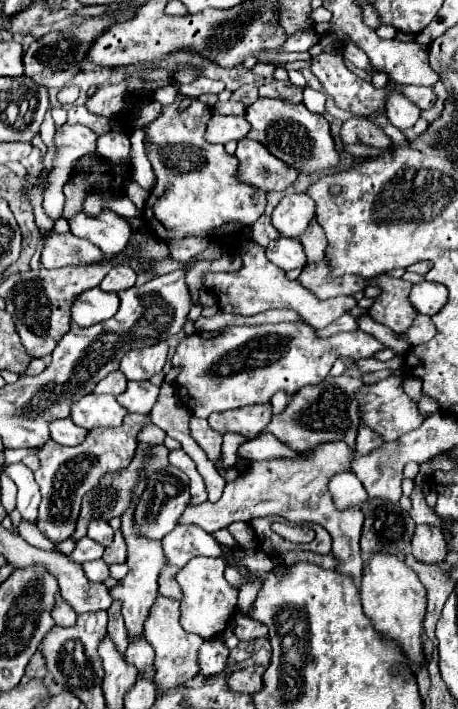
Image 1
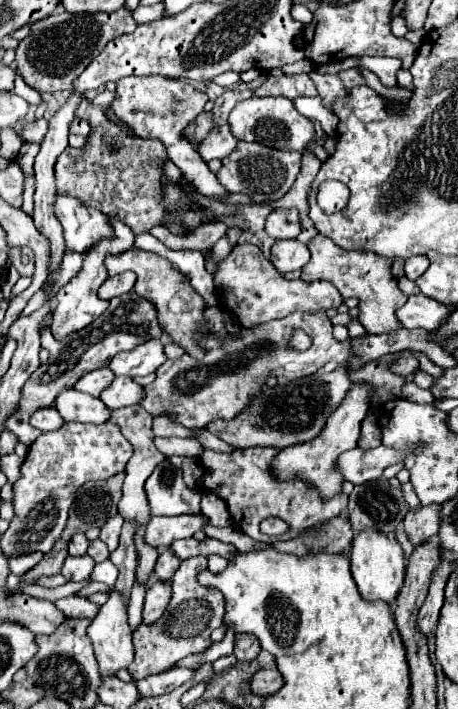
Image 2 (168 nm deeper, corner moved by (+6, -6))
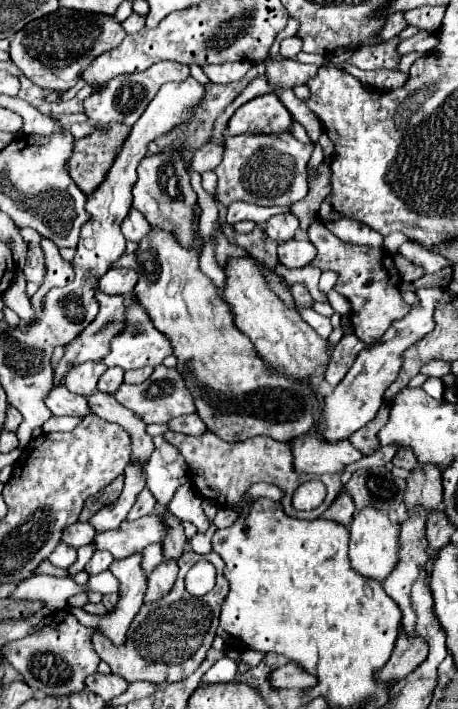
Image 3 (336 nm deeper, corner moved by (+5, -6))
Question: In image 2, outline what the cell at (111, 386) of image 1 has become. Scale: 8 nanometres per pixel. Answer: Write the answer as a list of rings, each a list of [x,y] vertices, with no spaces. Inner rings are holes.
[[[102,367],[102,369],[96,369],[92,373],[86,373],[86,377],[82,377],[74,385],[74,389],[88,393],[92,397],[100,397],[102,389],[106,389],[106,385],[110,385],[110,381],[114,381],[114,373],[108,367]]]

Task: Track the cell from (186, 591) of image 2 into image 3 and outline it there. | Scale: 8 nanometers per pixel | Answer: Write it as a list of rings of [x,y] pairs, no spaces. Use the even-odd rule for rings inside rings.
[[[185,551],[183,557],[179,557],[177,561],[179,575],[173,589],[165,597],[155,601],[153,605],[147,605],[147,603],[141,605],[139,613],[135,615],[135,621],[131,621],[131,629],[127,631],[127,641],[123,645],[119,647],[111,645],[111,641],[107,641],[107,637],[103,637],[99,629],[95,629],[93,647],[97,655],[109,663],[113,673],[121,675],[125,681],[149,681],[149,683],[161,685],[169,679],[167,673],[171,671],[171,667],[179,667],[183,675],[187,677],[203,663],[213,643],[215,629],[219,625],[219,609],[223,605],[223,597],[229,591],[229,585],[227,585],[227,579],[223,577],[223,559],[211,551],[207,553],[207,561],[211,561],[217,567],[217,585],[213,587],[213,591],[209,591],[203,597],[189,595],[183,579],[185,579],[185,573],[201,559],[203,557],[193,551]]]

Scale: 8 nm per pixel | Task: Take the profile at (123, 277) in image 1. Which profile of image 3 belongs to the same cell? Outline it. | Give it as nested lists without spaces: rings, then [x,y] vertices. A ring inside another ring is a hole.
[[[111,267],[99,279],[99,285],[101,285],[101,291],[107,295],[127,295],[137,285],[137,273],[133,269]]]

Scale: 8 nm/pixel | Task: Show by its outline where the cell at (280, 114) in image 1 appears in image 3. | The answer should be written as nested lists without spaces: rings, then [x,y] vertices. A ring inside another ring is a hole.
[[[275,93],[255,97],[241,105],[229,119],[229,135],[241,133],[285,133],[291,129],[291,113]]]

